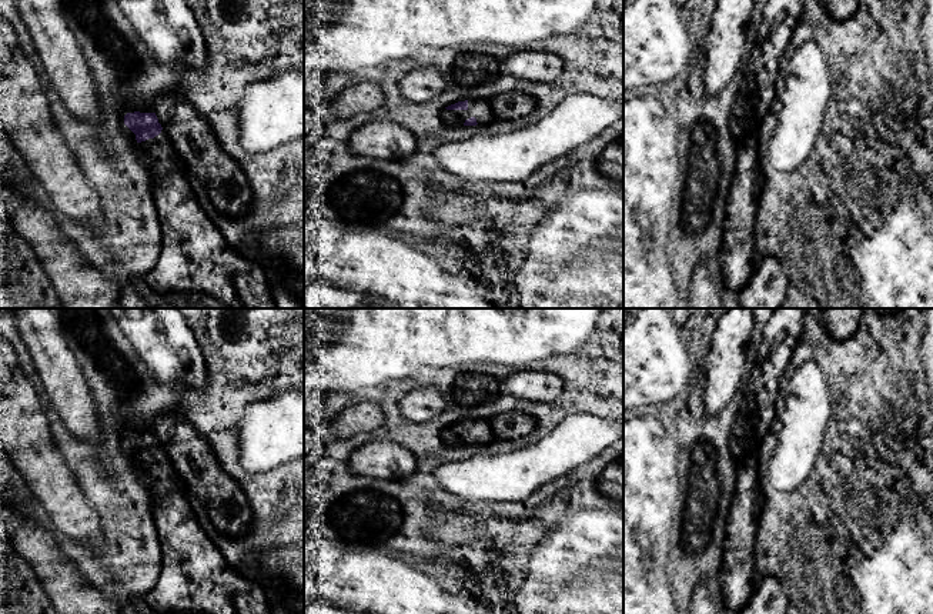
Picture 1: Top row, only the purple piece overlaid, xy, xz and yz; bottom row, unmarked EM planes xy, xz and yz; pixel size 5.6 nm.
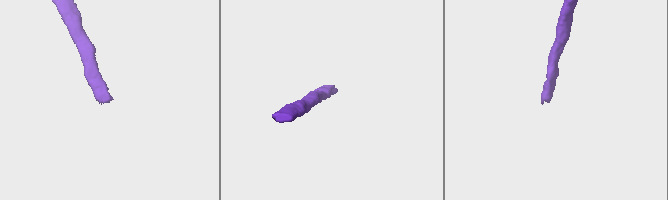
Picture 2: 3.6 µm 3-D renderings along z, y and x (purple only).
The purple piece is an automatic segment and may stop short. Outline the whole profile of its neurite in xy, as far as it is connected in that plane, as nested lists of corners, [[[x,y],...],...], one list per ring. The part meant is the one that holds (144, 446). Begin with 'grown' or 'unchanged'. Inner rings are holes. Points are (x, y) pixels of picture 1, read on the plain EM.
grown; [[[127,433],[124,444],[136,454],[153,493],[153,517],[163,550],[163,568],[147,604],[170,614],[272,614],[264,590],[233,570],[217,544],[205,534],[187,500],[187,491],[156,433]]]

